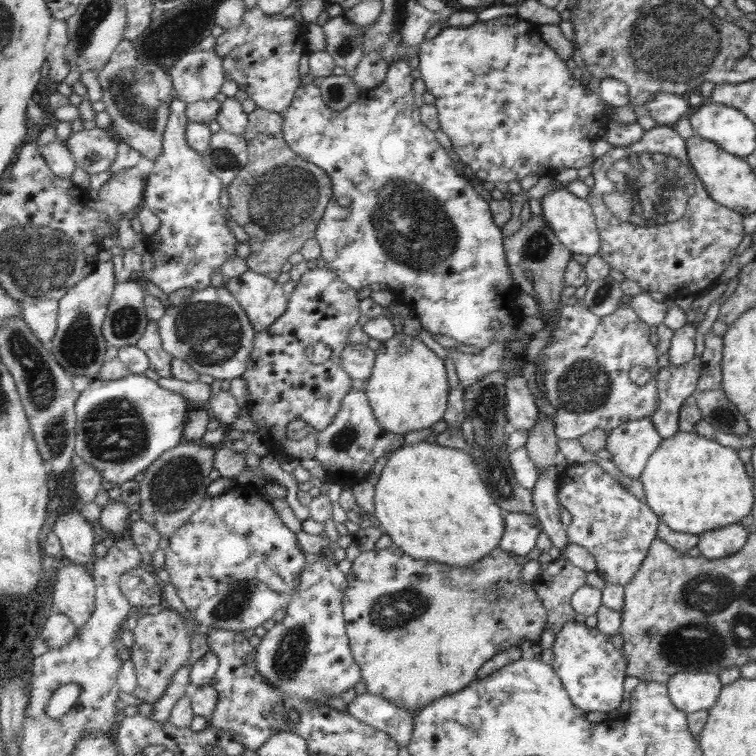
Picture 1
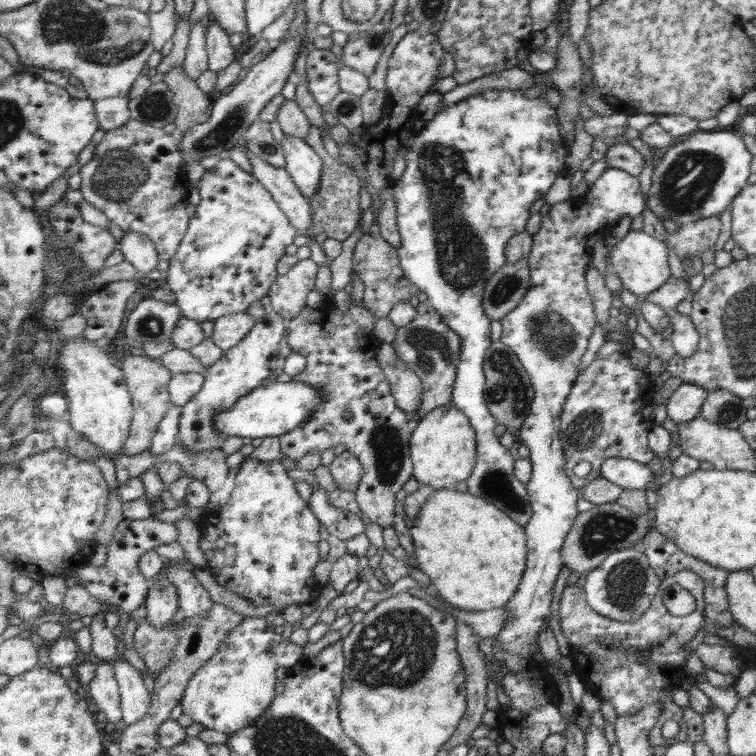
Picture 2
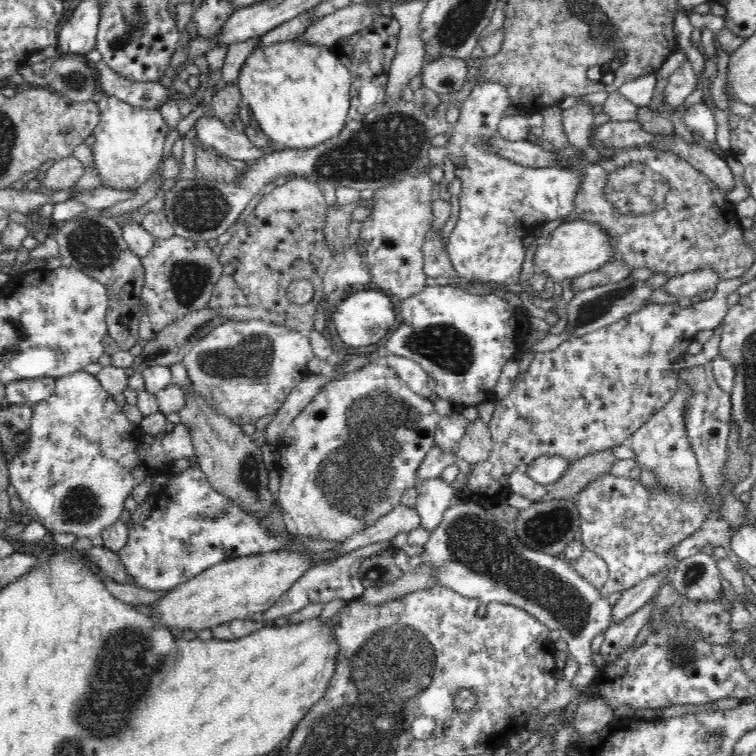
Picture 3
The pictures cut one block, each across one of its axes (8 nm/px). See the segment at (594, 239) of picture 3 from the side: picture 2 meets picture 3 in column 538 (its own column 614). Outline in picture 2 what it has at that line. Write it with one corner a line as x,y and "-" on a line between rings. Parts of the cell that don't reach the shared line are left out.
629,230
609,252
609,270
615,272
623,284
623,290
633,292
637,298
655,292
671,274
667,268
667,248
663,242
643,234
641,230

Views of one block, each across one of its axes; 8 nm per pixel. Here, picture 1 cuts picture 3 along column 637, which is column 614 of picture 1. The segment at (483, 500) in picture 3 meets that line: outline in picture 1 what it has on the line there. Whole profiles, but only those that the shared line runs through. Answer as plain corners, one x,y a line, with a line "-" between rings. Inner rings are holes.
581,302
573,306
561,308
561,318
557,320
557,328
551,334
547,346
539,352
537,358
537,378
543,388
545,398
555,408
555,436
561,440
579,440
583,434
591,430
603,430
605,434
615,432
621,424
629,420
645,420
659,410
659,392
657,392
657,348
649,342
651,330
649,324
639,320
637,312
629,304
619,304
619,308
609,316
595,316
-
633,366
645,366
649,370
649,380
643,386
635,386
629,382
629,370

